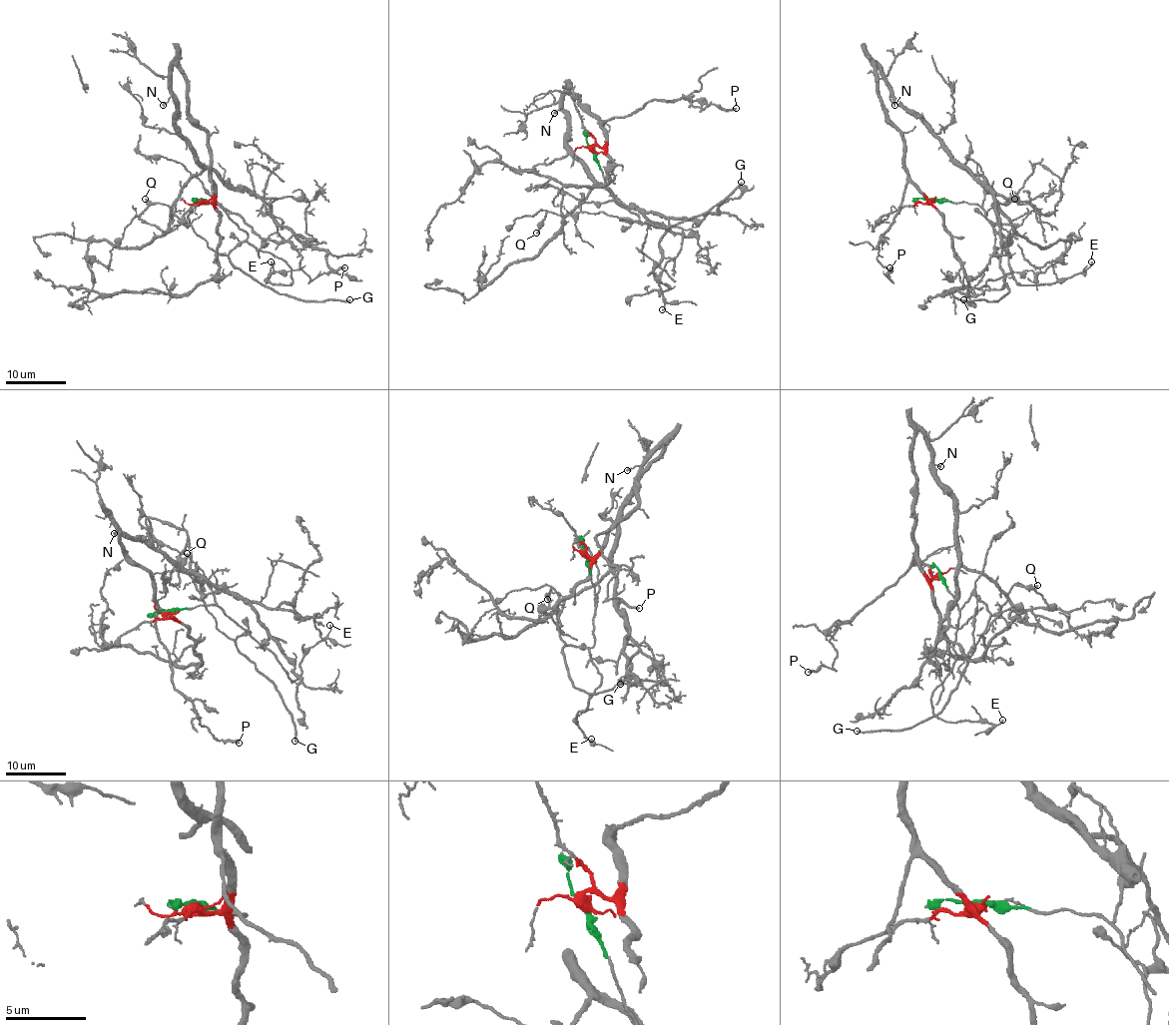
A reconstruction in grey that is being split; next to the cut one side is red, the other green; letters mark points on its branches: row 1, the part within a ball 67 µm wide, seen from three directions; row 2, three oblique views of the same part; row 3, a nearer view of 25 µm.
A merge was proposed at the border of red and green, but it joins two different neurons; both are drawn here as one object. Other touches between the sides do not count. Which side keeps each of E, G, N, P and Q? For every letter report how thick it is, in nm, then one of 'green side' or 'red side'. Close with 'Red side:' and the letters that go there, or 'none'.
E: calibre 100 nm; green side
G: calibre 190 nm; green side
N: calibre 140 nm; red side
P: calibre 280 nm; red side
Q: calibre 160 nm; green side
Red side: N, P

